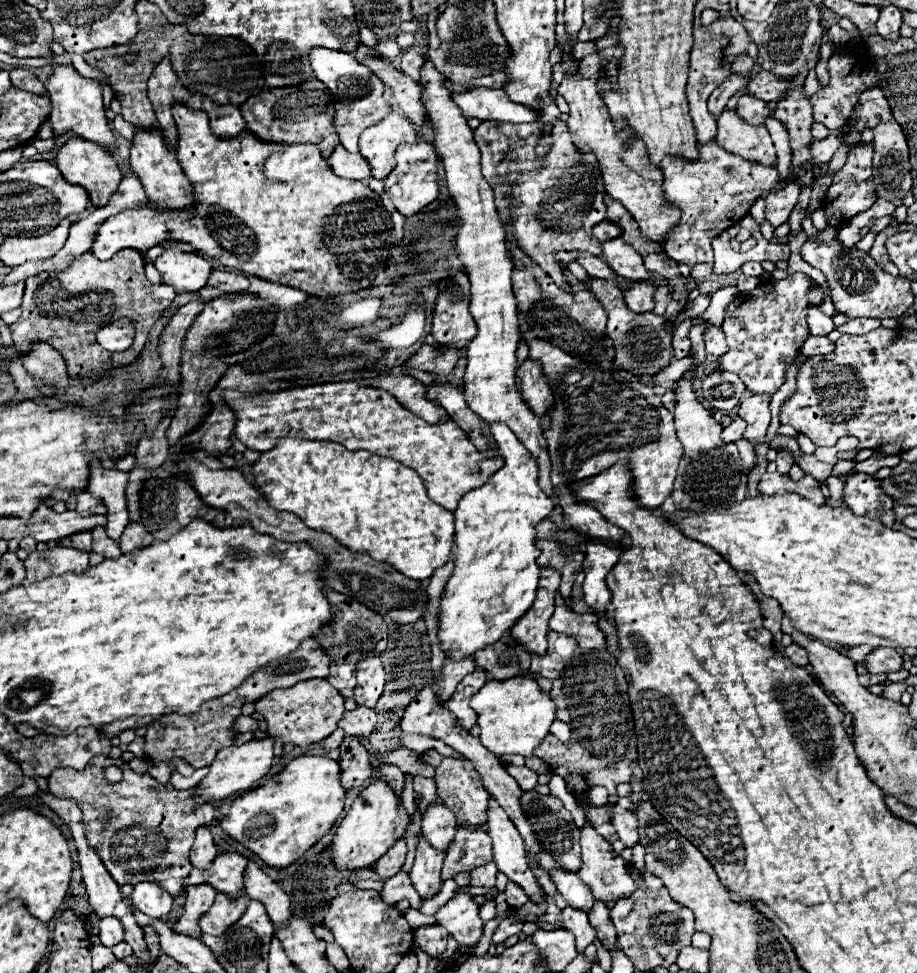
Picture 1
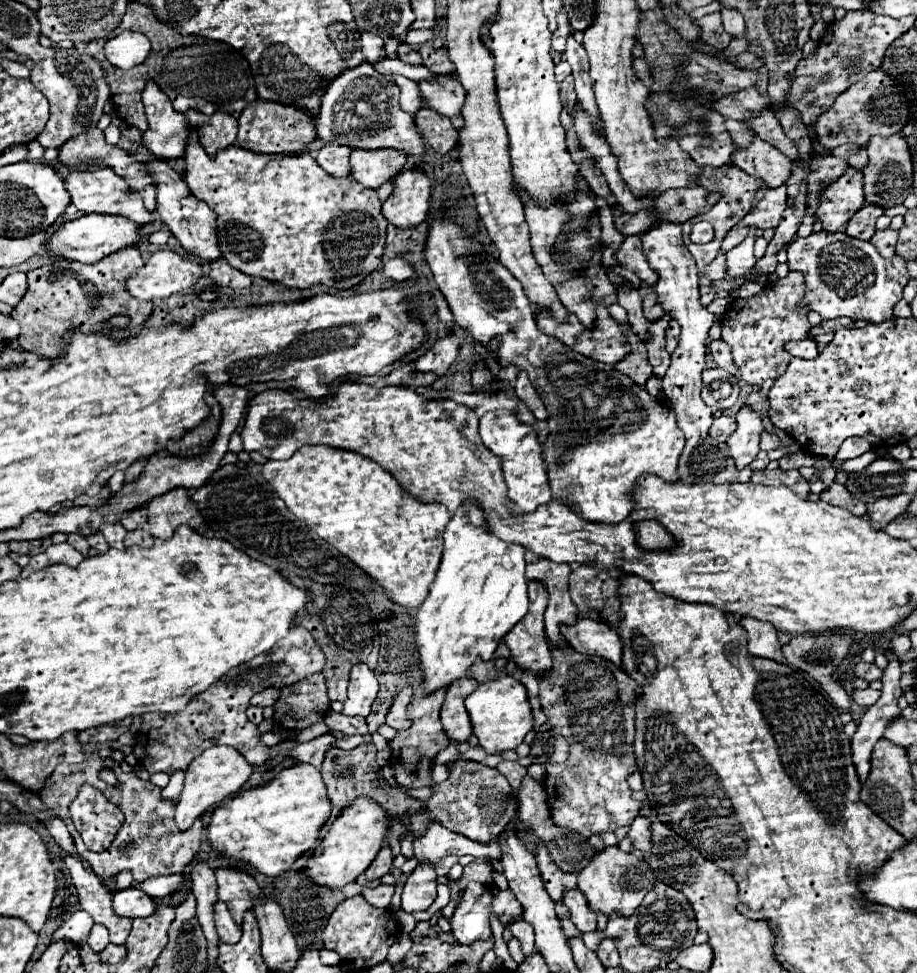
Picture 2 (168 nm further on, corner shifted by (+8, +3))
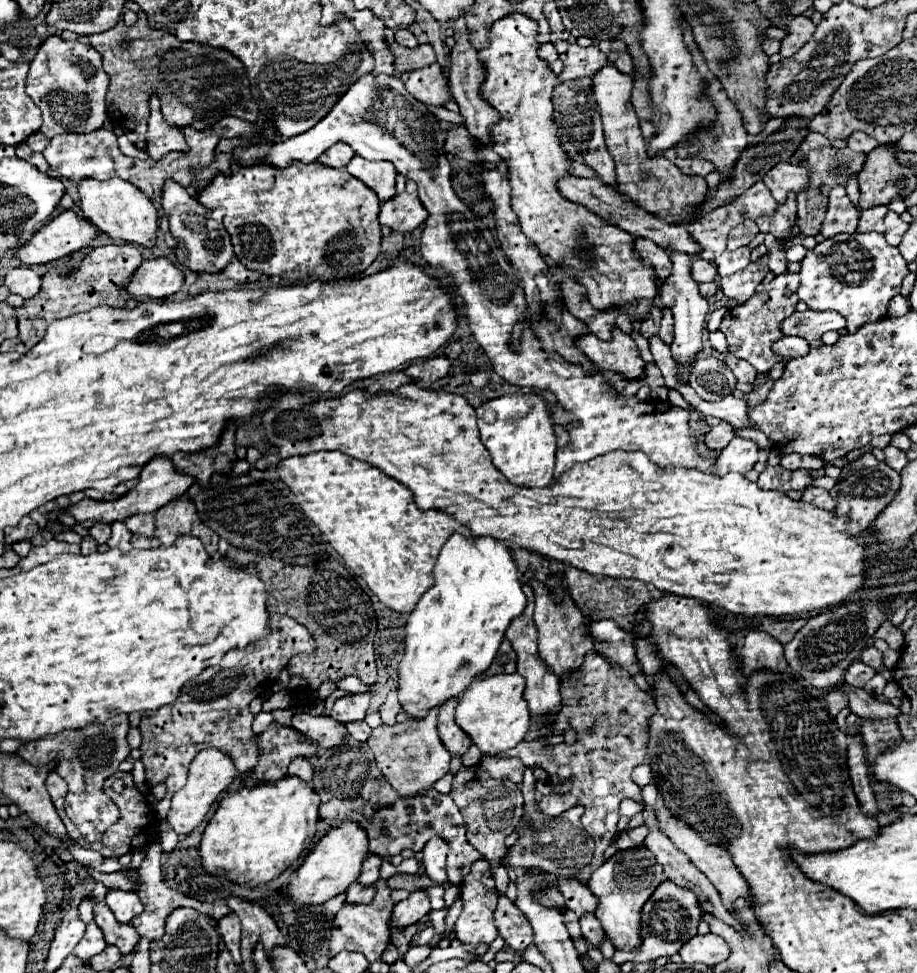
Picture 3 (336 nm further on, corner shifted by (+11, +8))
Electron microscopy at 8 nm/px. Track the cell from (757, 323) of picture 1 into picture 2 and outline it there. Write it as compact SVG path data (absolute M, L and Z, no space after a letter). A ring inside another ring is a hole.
M791 271L787 277L765 287L761 293L749 299L735 299L721 323L721 339L731 347L735 365L739 367L739 379L749 385L763 385L767 379L779 379L791 355L785 351L787 341L807 339L809 307L803 305L805 279L801 273Z

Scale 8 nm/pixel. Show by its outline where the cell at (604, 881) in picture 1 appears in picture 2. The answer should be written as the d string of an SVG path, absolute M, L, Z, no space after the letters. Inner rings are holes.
M607 847L603 853L597 853L591 863L577 875L579 889L587 897L589 909L603 913L607 917L623 915L629 917L641 905L645 893L657 883L657 875L649 867L649 857L637 859L633 853L623 853L619 847Z

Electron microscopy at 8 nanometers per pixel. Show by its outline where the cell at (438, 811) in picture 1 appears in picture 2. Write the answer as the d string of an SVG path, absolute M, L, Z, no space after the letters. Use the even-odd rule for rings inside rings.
M431 823L429 833L425 833L421 839L413 841L415 859L419 863L431 863L435 865L435 871L439 875L447 875L449 869L459 861L463 855L471 857L501 857L501 849L497 849L497 841L481 845L477 841L471 841L463 835L457 835L449 829L445 829L439 823Z

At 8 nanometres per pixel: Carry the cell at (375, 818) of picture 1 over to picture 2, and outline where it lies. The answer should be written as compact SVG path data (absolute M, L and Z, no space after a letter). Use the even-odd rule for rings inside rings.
M359 797L353 801L349 809L345 809L335 823L329 827L327 835L321 839L317 851L307 861L307 877L315 885L323 885L327 889L341 889L347 883L355 881L377 857L381 847L385 845L385 835L389 829L389 817L385 811L373 803L369 797Z

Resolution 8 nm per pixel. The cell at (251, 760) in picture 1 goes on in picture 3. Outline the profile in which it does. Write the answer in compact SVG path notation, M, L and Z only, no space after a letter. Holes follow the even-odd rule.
M218 748L200 750L190 764L186 786L172 796L172 808L168 812L168 822L172 824L176 834L180 834L180 836L190 834L204 820L204 816L208 814L210 806L216 802L220 792L224 792L232 784L236 774L238 774L238 770L226 752L222 752Z

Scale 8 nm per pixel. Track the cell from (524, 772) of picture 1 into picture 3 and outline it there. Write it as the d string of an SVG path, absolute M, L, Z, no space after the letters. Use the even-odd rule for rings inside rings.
M482 758L480 764L490 772L490 776L494 778L508 778L512 782L520 782L522 780L522 772L524 772L524 764L520 758Z

